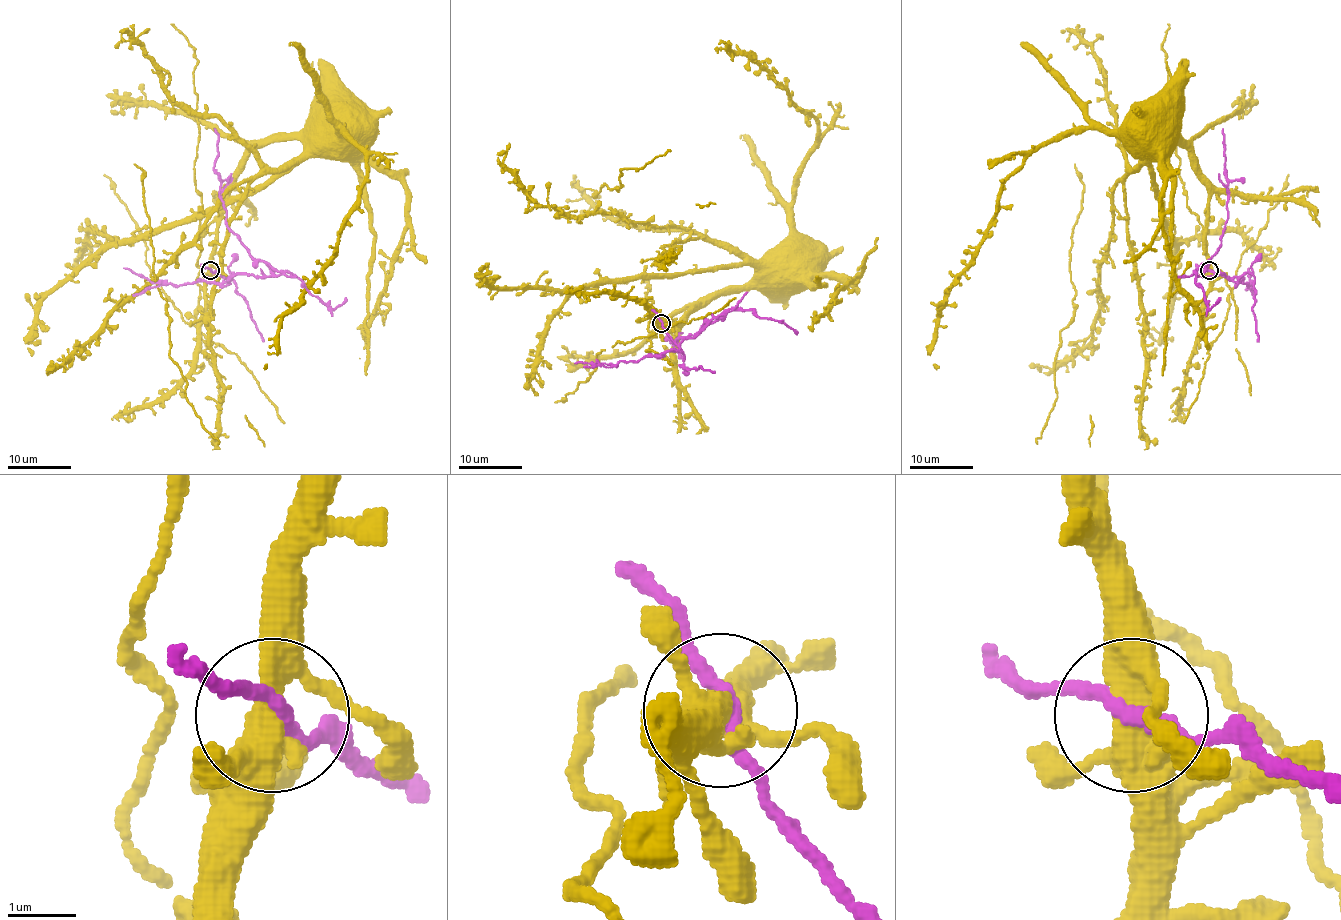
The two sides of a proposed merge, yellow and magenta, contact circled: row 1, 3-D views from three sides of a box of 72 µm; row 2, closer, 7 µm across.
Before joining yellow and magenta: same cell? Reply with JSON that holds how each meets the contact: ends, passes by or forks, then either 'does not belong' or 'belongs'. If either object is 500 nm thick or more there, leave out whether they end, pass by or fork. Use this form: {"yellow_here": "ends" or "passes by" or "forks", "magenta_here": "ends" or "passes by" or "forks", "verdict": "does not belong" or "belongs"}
{"yellow_here": "forks", "magenta_here": "passes by", "verdict": "does not belong"}

